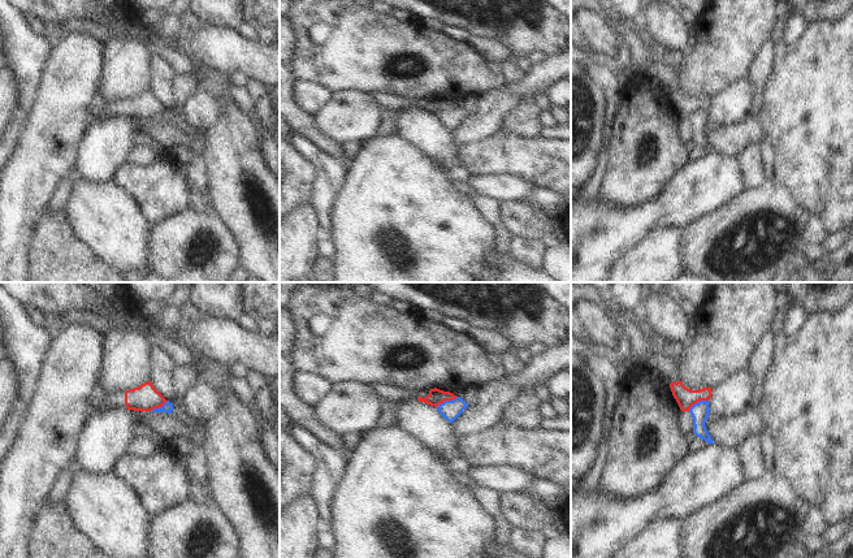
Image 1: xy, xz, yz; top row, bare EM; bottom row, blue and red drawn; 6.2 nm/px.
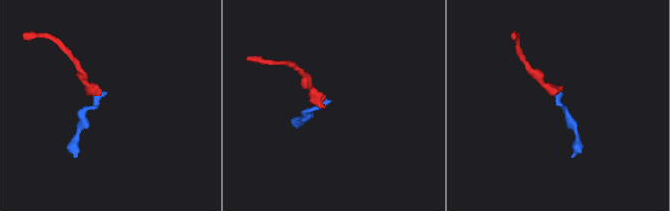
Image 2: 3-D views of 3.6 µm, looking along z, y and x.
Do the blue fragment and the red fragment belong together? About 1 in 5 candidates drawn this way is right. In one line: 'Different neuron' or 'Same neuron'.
Different neuron

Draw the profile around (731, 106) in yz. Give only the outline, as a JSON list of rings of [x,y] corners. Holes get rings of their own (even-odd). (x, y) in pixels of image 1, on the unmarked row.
[[[745,77],[713,96],[707,126],[733,125],[748,118],[755,94],[757,85]]]

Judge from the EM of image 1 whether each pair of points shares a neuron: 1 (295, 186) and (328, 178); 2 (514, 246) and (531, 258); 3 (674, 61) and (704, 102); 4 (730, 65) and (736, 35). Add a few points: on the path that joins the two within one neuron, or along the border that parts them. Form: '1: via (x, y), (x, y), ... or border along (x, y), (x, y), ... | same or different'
1: border along (301, 154), (314, 167), (314, 182), (308, 202) | different
2: via (518, 249), (527, 254) | same
3: border along (652, 55), (656, 60), (669, 64), (678, 73) | different
4: via (730, 57), (730, 43) | same

